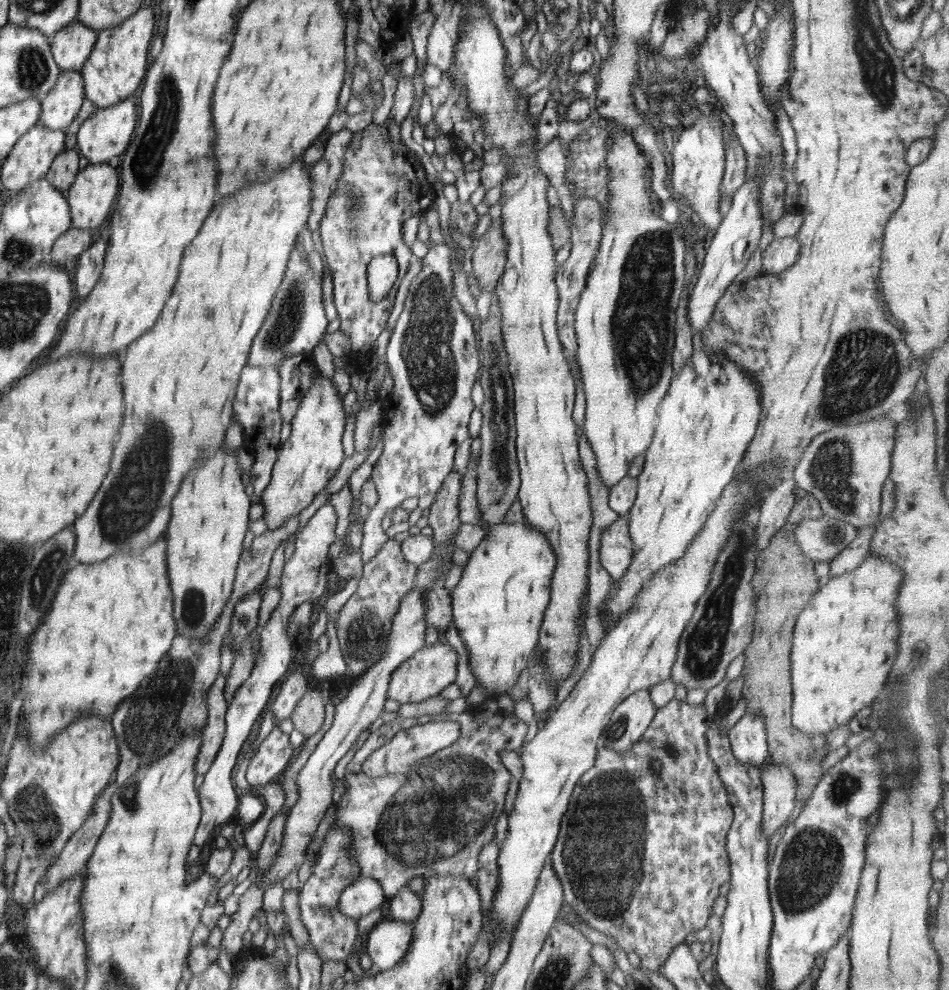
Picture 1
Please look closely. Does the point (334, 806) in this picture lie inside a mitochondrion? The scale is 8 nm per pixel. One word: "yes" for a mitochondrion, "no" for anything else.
no

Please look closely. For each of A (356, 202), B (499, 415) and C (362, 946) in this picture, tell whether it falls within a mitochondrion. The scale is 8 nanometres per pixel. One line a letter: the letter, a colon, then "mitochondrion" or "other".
A: mitochondrion
B: mitochondrion
C: other

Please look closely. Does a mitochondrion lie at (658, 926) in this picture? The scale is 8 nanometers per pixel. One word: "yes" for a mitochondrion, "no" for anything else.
no

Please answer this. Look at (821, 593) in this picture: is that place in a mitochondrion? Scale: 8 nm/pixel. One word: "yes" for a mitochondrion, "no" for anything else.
no

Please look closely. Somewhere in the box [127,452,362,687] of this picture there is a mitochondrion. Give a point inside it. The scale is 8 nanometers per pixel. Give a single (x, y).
(194, 604)

